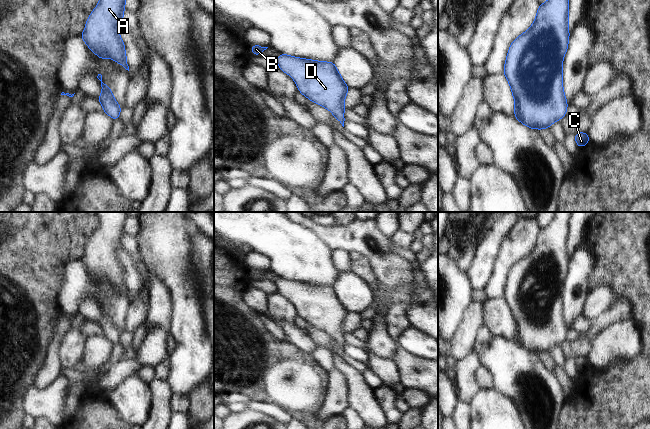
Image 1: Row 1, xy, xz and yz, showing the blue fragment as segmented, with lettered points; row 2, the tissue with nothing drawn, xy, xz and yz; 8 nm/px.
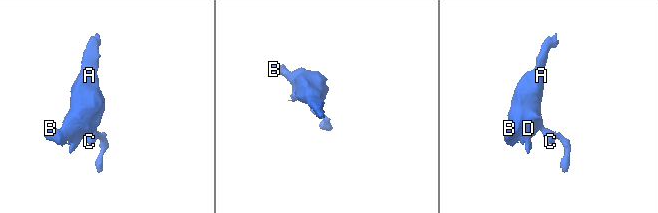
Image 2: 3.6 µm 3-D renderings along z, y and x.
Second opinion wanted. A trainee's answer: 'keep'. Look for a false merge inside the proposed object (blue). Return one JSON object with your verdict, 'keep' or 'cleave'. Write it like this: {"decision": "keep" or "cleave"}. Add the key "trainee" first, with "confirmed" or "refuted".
{"trainee": "confirmed", "decision": "keep"}

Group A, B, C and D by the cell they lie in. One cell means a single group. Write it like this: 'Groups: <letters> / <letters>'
Groups: A B C D

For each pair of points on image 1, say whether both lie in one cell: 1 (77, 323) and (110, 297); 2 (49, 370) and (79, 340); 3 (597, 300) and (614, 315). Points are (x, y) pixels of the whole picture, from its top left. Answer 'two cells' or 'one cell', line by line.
1: two cells
2: two cells
3: two cells

